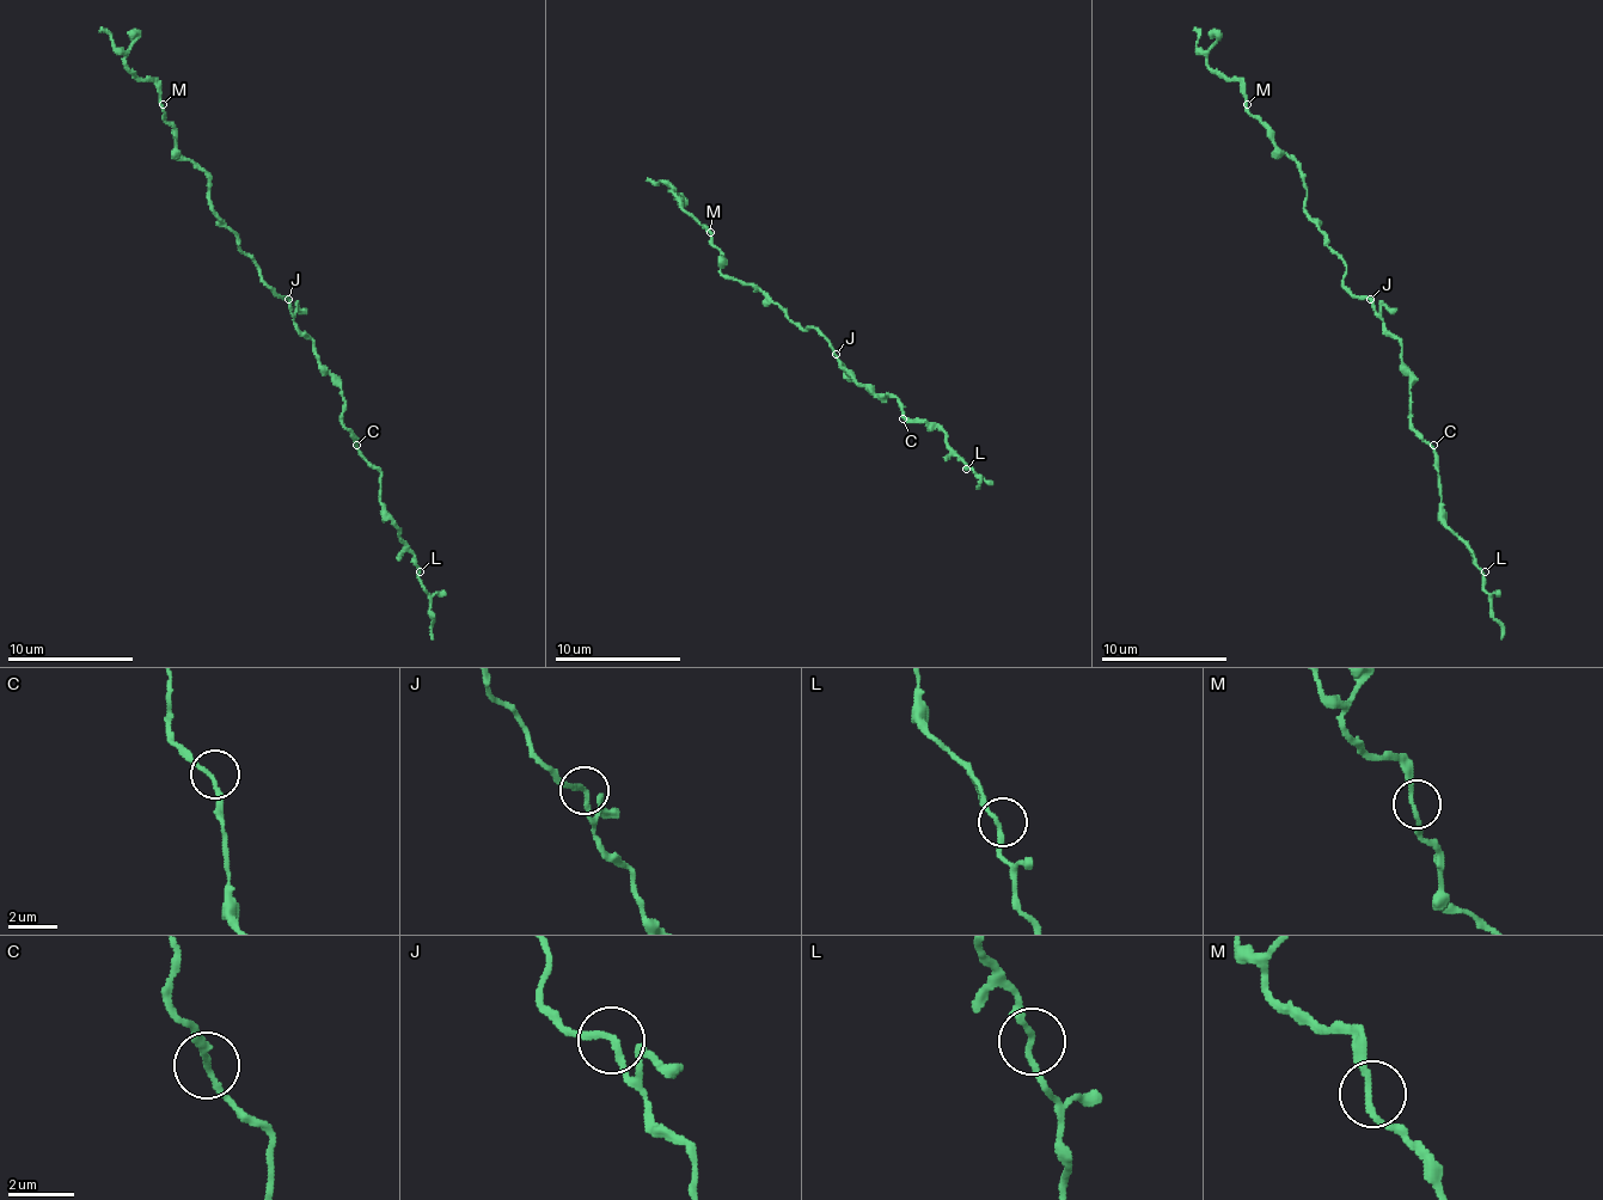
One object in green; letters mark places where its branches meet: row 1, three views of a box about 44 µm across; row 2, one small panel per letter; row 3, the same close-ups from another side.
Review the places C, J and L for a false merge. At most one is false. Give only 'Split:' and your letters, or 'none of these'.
Split: none of these

